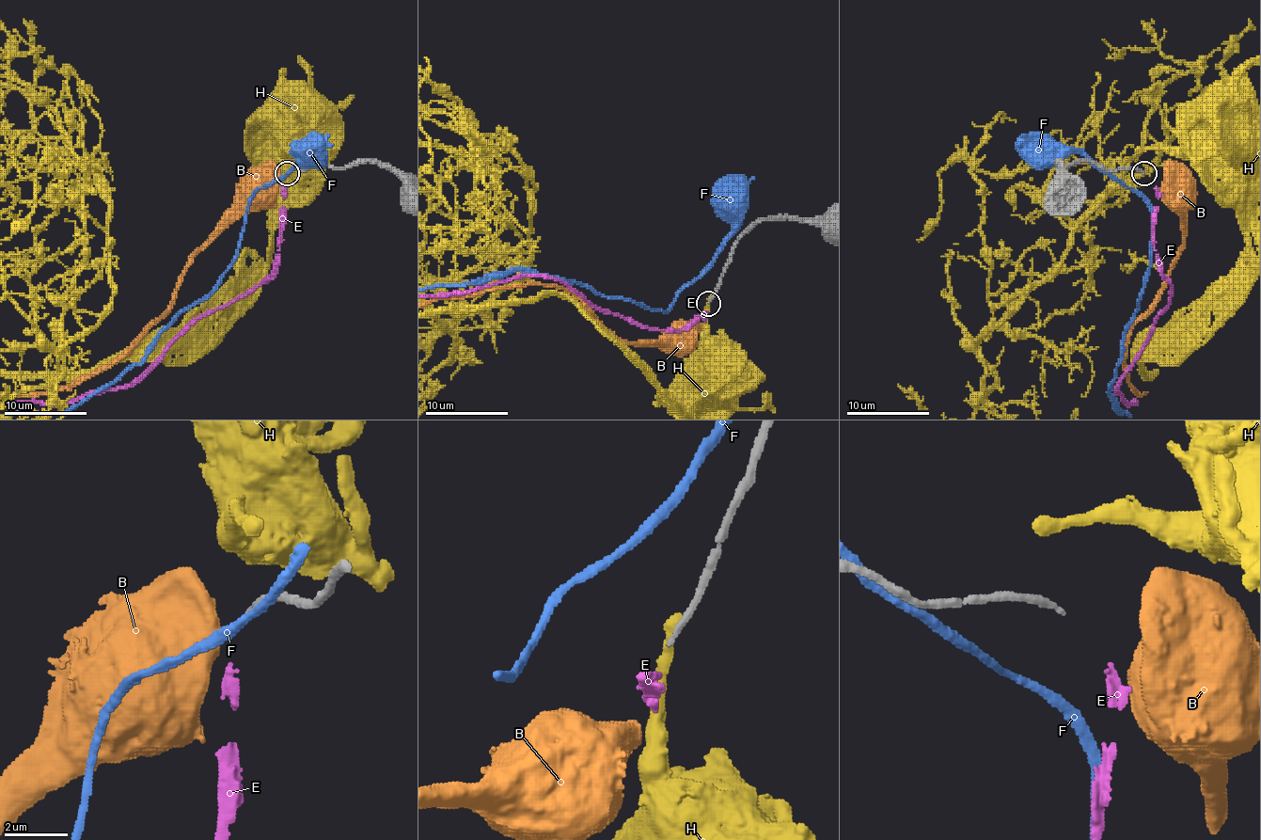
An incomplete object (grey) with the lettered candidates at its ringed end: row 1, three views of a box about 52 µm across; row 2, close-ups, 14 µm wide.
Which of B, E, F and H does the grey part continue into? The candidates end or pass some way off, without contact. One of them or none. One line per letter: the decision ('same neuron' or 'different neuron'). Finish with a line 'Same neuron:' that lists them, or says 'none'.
B: different neuron
E: same neuron
F: different neuron
H: different neuron
Same neuron: E

